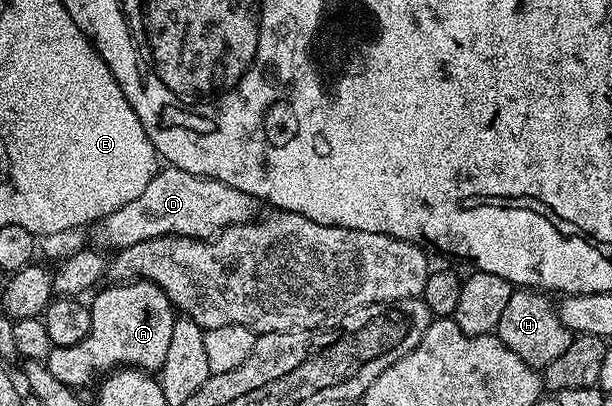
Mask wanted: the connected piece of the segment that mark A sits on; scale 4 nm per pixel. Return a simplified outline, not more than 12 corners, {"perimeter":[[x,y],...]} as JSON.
{"perimeter":[[148,279],[91,296],[92,328],[46,362],[81,389],[117,369],[156,373],[177,318]]}

